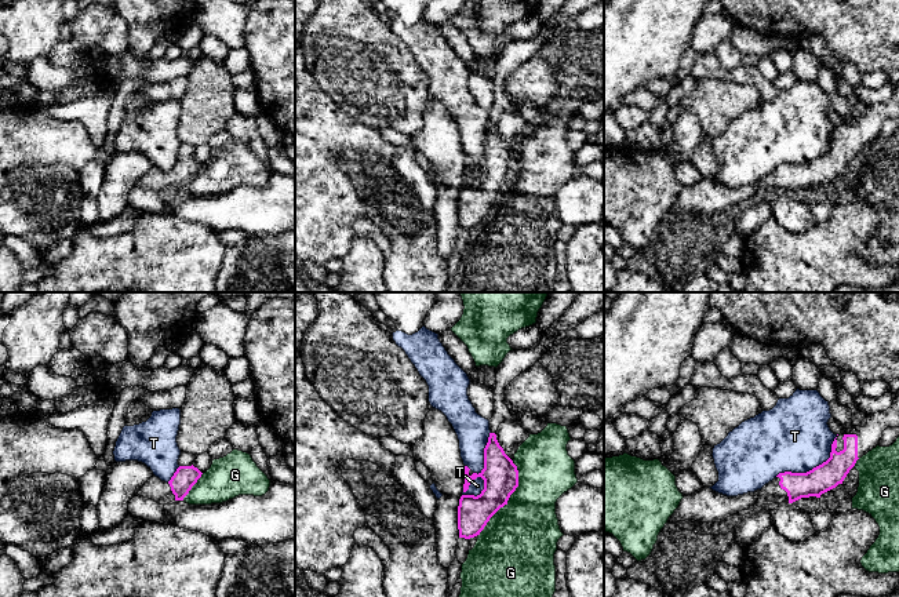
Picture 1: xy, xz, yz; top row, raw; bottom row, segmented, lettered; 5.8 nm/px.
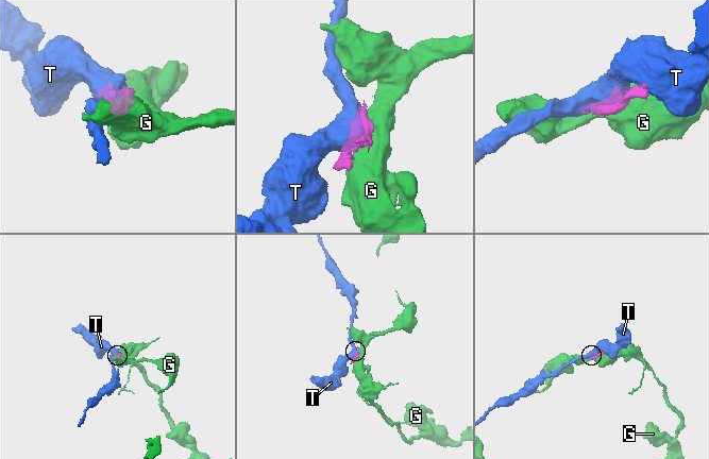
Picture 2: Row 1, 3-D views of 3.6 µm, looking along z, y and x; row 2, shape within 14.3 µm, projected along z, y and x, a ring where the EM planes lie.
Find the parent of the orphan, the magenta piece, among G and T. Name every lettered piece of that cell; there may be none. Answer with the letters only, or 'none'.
none

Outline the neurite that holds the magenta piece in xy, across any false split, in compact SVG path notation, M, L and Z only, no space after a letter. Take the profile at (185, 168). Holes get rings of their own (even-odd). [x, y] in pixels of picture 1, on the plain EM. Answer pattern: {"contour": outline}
{"contour": "M193 156L179 157L168 174L161 172L153 165L137 186L149 189L160 196L183 192L201 165Z"}

